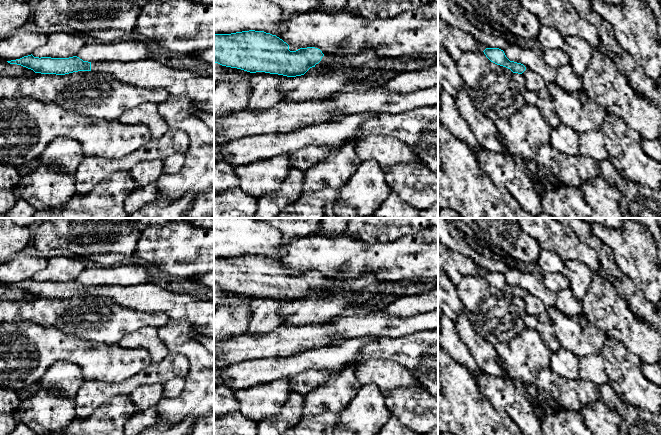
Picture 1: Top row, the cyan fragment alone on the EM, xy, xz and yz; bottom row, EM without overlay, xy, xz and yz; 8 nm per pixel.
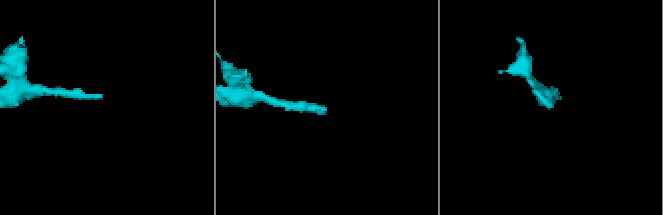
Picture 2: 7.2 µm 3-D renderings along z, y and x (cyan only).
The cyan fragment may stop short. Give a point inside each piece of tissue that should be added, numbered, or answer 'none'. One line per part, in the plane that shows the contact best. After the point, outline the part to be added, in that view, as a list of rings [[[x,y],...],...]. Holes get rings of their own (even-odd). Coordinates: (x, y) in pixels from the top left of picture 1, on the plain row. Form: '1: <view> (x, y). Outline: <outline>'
1: xz (326, 286). Outline: [[[324,279],[321,285],[315,289],[316,292],[337,292],[337,291],[344,291],[343,286],[336,285],[335,283],[331,282],[328,279]]]

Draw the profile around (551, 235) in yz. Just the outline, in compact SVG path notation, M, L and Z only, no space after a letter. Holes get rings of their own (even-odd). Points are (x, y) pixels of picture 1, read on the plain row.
M517 218L521 229L532 236L540 244L541 250L555 252L562 260L579 260L586 264L596 274L601 268L600 261L594 249L578 238L573 230L554 218Z

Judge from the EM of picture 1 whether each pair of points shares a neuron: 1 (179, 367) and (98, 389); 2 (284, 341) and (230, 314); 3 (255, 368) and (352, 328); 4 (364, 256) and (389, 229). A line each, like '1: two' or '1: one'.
1: one
2: two
3: two
4: two

